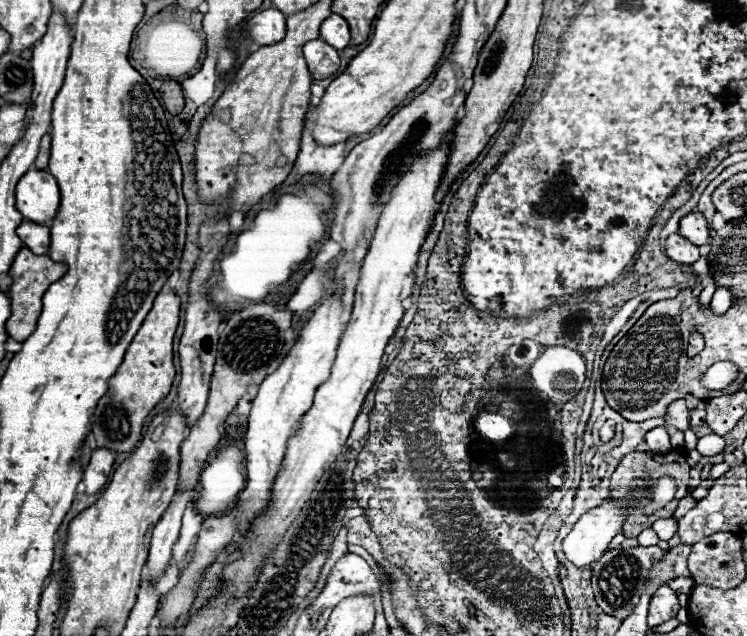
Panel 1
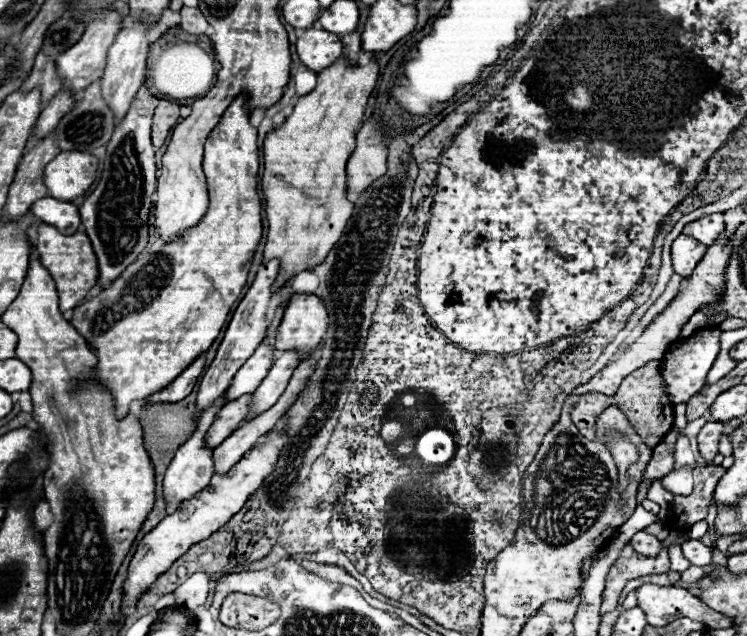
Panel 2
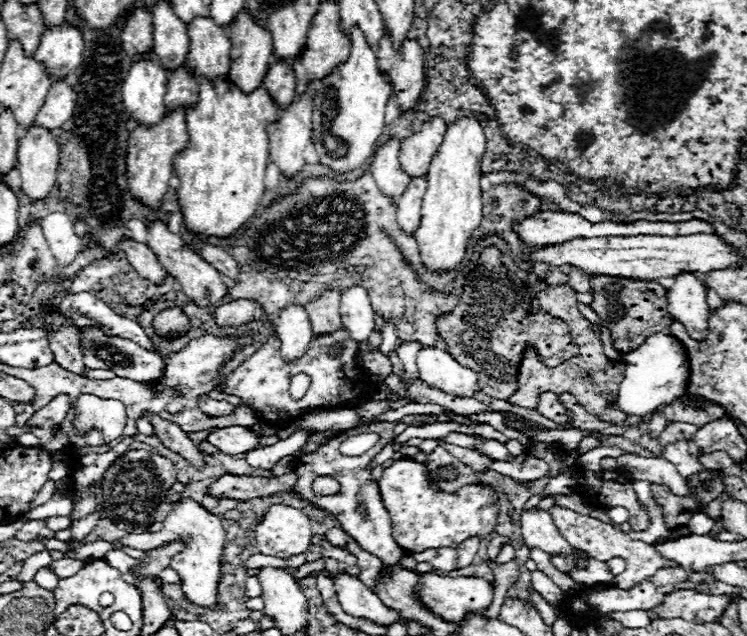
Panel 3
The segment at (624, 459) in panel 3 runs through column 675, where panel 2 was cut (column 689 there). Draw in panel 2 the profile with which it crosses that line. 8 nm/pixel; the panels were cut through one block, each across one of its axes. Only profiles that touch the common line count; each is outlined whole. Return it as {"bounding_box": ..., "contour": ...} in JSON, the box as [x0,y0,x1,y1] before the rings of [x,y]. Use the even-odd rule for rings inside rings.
{"bounding_box":[662,468,692,494],"contour":[[[674,468],[670,474],[662,478],[662,484],[672,494],[690,494],[692,492],[692,468]]]}

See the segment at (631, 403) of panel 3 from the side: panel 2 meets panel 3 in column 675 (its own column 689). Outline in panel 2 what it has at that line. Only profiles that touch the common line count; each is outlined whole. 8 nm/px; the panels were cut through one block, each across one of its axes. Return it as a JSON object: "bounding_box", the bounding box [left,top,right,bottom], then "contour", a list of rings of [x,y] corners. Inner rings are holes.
{"bounding_box":[660,330,720,404],"contour":[[[700,330],[694,336],[686,338],[686,340],[678,340],[670,346],[668,354],[664,356],[662,364],[660,364],[660,374],[664,378],[664,386],[666,392],[672,400],[672,404],[682,404],[688,402],[694,394],[698,394],[706,382],[706,374],[712,368],[718,352],[720,352],[720,330]]]}

